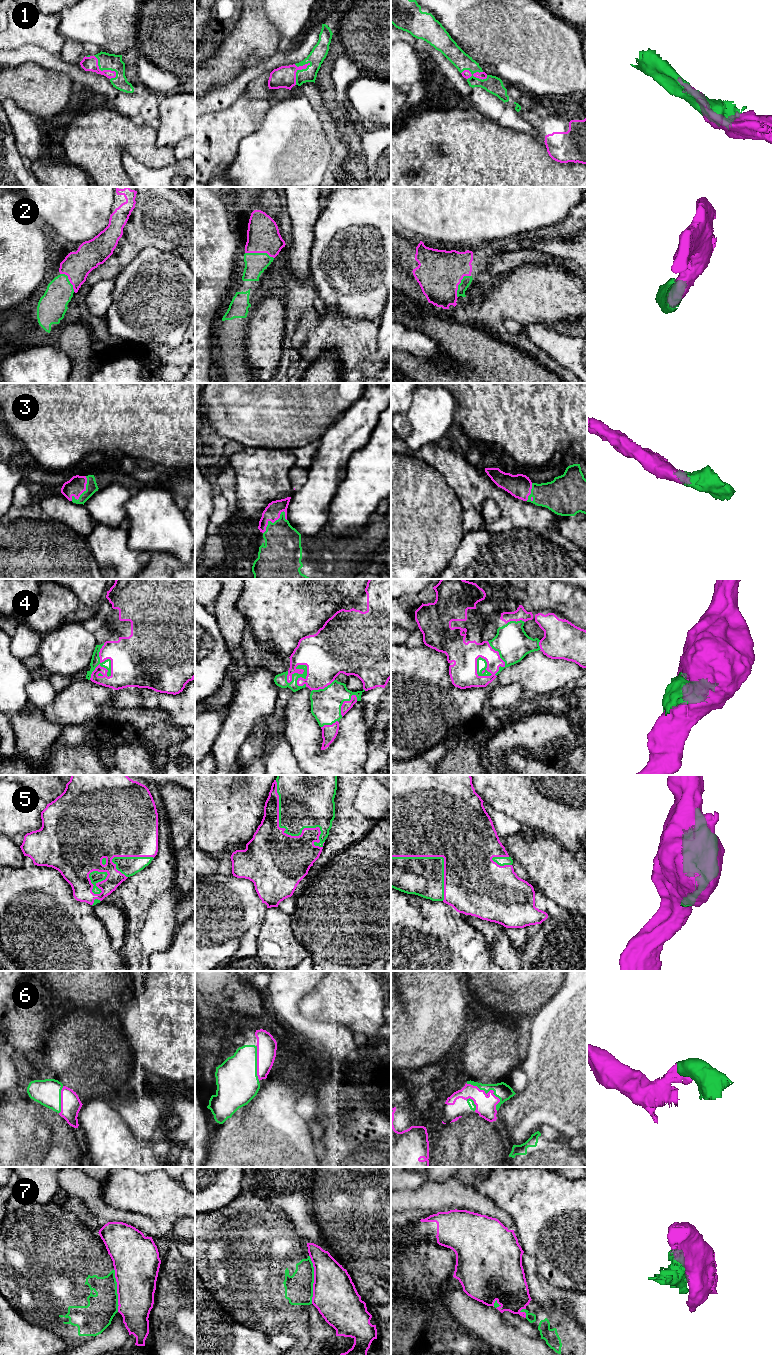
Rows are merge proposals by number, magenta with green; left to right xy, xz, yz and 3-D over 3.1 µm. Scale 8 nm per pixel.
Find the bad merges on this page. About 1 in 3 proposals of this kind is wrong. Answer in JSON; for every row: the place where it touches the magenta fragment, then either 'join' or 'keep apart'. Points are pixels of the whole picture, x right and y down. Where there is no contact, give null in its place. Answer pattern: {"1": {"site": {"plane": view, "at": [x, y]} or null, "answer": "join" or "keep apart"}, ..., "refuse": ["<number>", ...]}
{"1": {"site": {"plane": "xz", "at": [296, 71]}, "answer": "join"}, "2": {"site": {"plane": "xz", "at": [259, 252]}, "answer": "join"}, "3": {"site": {"plane": "xz", "at": [271, 521]}, "answer": "join"}, "4": {"site": {"plane": "xz", "at": [298, 664]}, "answer": "join"}, "5": {"site": {"plane": "xz", "at": [289, 835]}, "answer": "join"}, "6": {"site": {"plane": "yz", "at": [489, 1091]}, "answer": "join"}, "7": {"site": {"plane": "xz", "at": [314, 1279]}, "answer": "keep apart"}, "refuse": ["7"]}

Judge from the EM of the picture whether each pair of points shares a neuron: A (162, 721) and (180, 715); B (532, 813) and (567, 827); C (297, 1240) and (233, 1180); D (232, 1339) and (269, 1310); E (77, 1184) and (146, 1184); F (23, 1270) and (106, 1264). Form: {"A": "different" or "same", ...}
{"A": "different", "B": "same", "C": "different", "D": "different", "E": "different", "F": "same"}

